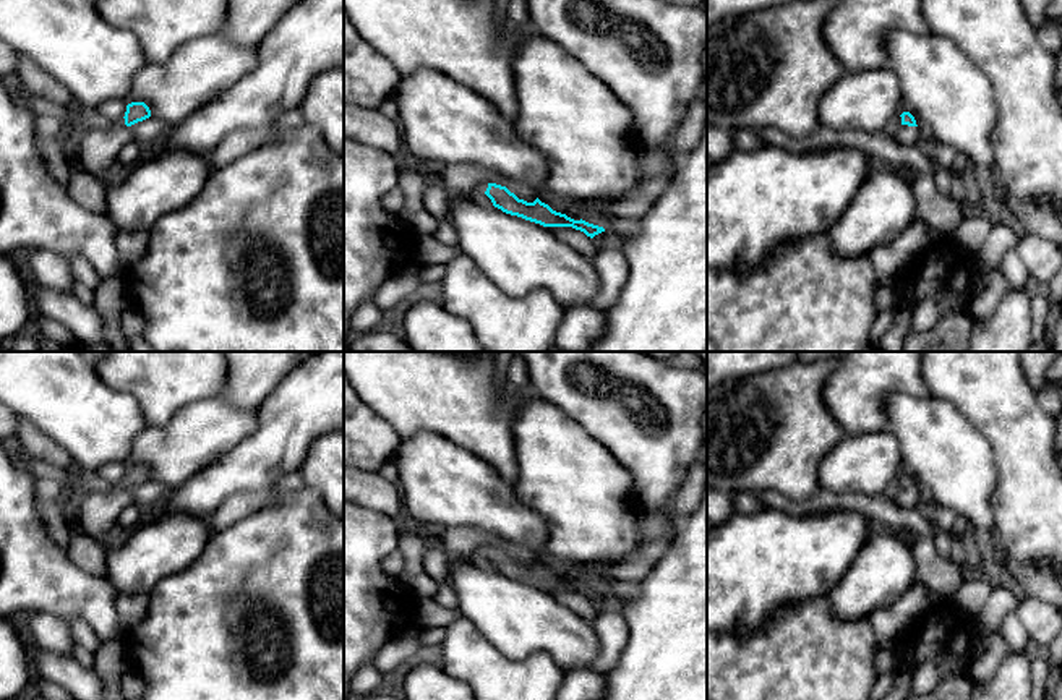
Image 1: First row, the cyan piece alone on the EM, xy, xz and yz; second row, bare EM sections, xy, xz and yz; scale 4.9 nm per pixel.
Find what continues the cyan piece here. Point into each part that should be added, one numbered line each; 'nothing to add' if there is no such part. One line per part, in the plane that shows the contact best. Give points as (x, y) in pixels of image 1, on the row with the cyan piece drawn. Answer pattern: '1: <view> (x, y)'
1: yz (907, 135)

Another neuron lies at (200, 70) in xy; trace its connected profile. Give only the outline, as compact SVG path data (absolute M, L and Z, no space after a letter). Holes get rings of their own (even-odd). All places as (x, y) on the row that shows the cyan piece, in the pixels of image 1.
M222 34L180 45L165 63L146 63L133 76L126 104L144 102L151 117L175 128L258 66L258 45L240 45Z

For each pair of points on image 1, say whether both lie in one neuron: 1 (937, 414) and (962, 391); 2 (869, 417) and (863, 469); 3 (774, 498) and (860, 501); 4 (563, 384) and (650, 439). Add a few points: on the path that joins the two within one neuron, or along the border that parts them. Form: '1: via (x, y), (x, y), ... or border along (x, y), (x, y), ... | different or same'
1: border along (931, 394), (947, 399), (976, 428) | different
2: border along (886, 426), (869, 433), (845, 436) | different
3: via (795, 507), (839, 501) | same
4: via (584, 391), (595, 397), (608, 397), (629, 418) | same

